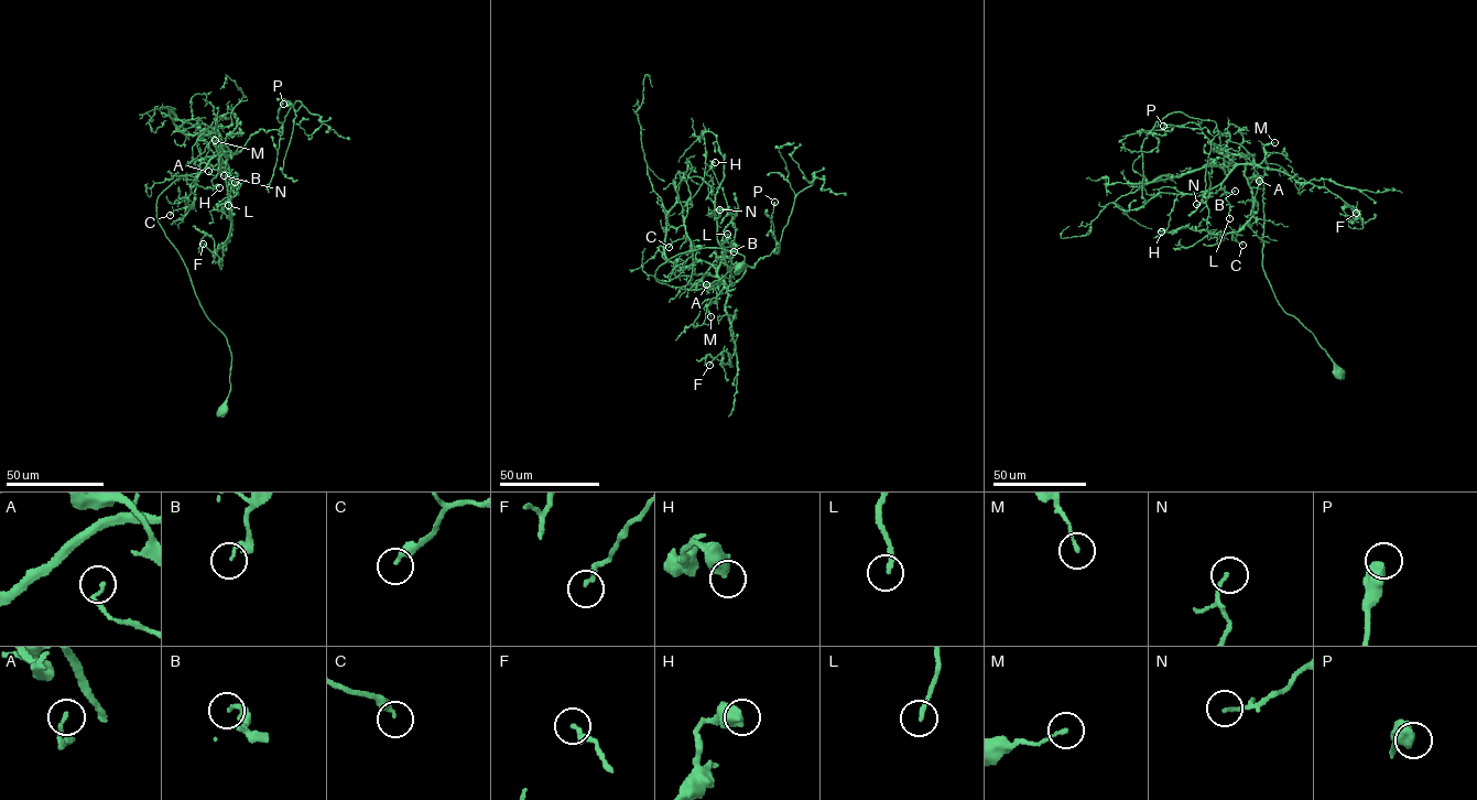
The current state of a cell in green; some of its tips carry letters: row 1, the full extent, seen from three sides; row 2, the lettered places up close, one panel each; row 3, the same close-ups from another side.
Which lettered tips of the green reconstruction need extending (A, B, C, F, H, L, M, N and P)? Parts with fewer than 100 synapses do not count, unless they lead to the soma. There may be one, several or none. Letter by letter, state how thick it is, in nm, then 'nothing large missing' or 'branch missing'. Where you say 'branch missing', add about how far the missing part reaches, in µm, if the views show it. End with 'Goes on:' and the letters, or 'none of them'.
A: 140 nm thick; nothing large missing
B: 150 nm thick; nothing large missing
C: 300 nm thick; nothing large missing
F: 170 nm thick; nothing large missing
H: 500 nm thick; nothing large missing
L: 190 nm thick; nothing large missing
M: 140 nm thick; nothing large missing
N: 140 nm thick; nothing large missing
P: 600 nm thick; nothing large missing
Goes on: none of them

